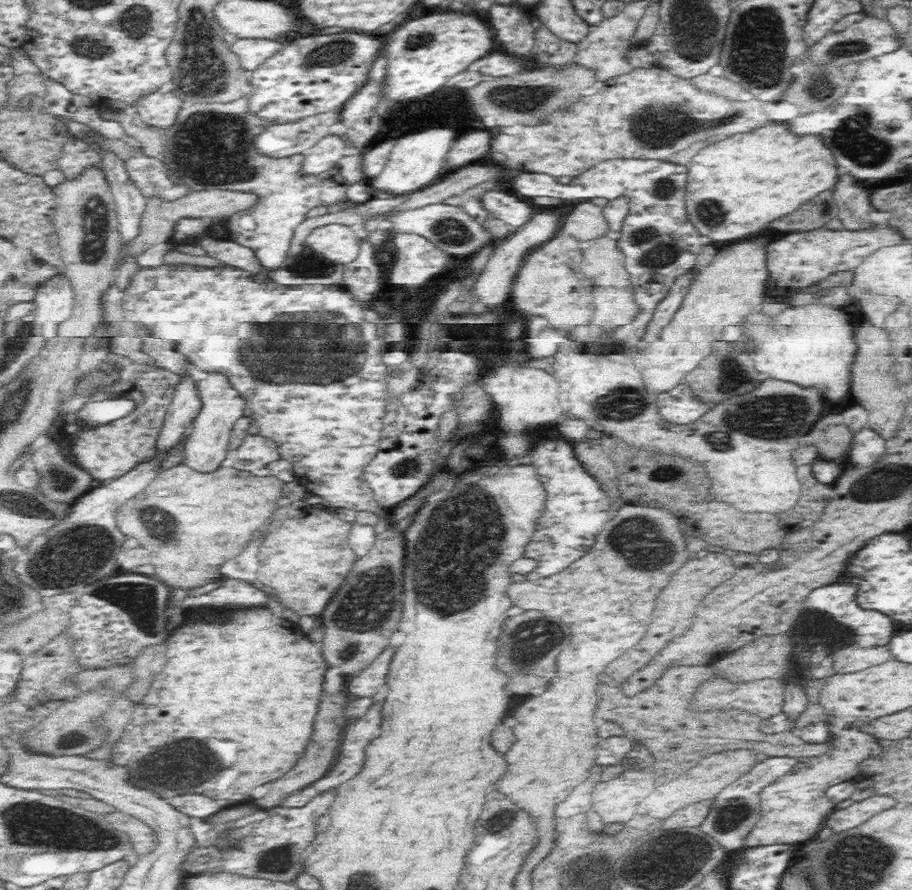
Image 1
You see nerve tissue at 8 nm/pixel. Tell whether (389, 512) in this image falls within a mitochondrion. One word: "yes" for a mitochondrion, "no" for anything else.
no

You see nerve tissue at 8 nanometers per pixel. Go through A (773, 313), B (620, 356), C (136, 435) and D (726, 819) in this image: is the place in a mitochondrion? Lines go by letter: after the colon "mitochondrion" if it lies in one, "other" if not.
A: other
B: other
C: other
D: mitochondrion

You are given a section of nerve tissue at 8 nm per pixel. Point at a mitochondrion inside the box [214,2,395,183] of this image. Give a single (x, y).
(313, 58)

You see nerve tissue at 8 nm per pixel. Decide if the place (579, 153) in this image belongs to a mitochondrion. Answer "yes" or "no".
no

